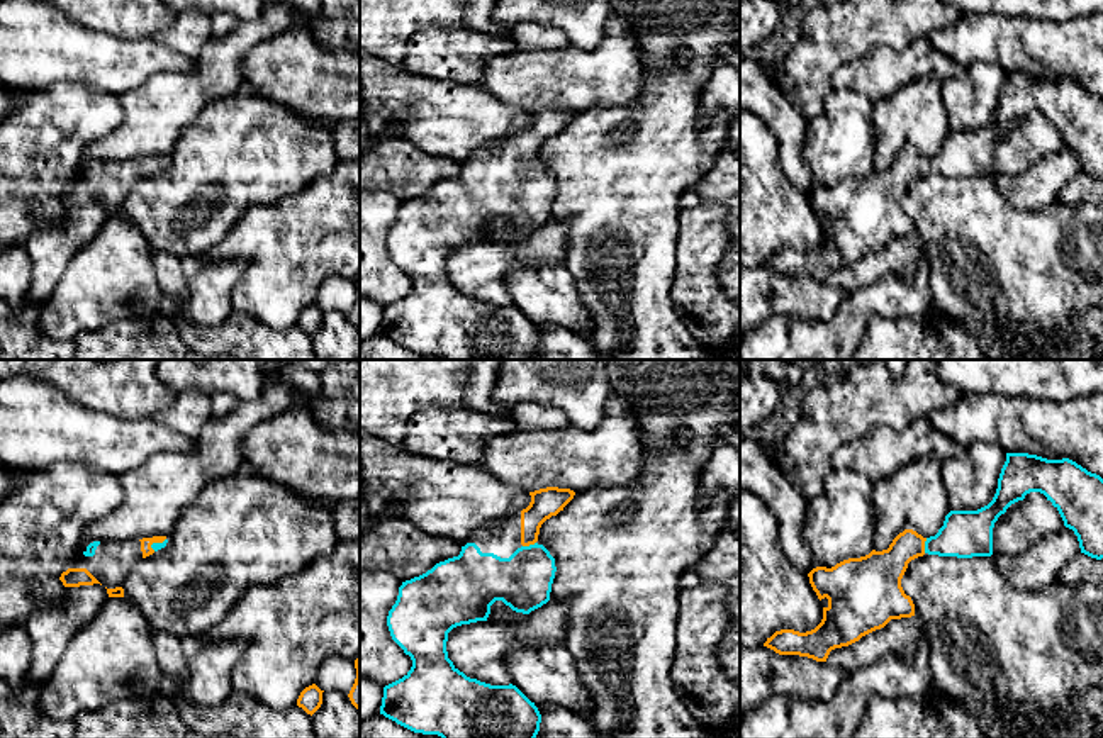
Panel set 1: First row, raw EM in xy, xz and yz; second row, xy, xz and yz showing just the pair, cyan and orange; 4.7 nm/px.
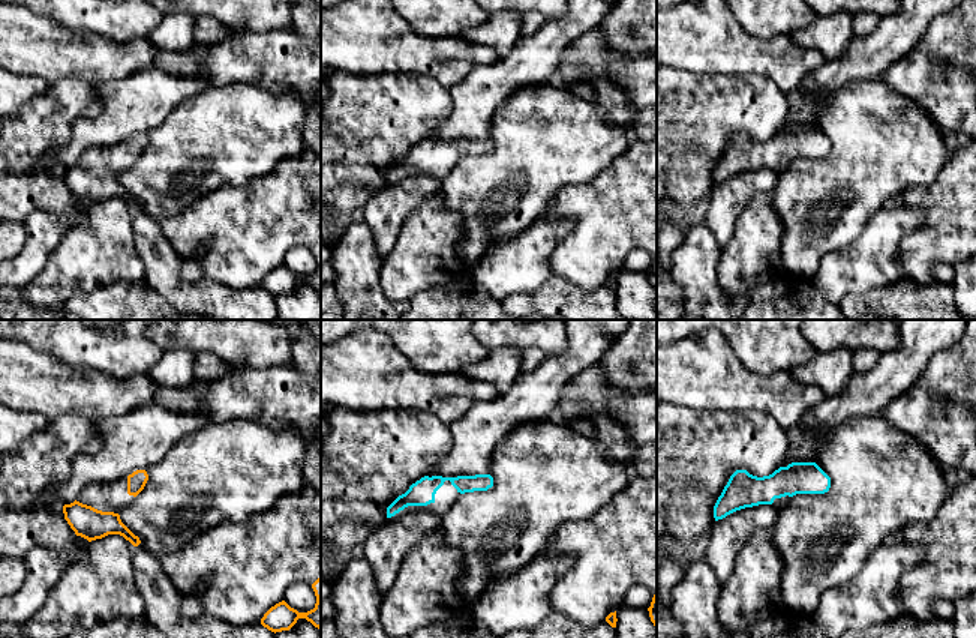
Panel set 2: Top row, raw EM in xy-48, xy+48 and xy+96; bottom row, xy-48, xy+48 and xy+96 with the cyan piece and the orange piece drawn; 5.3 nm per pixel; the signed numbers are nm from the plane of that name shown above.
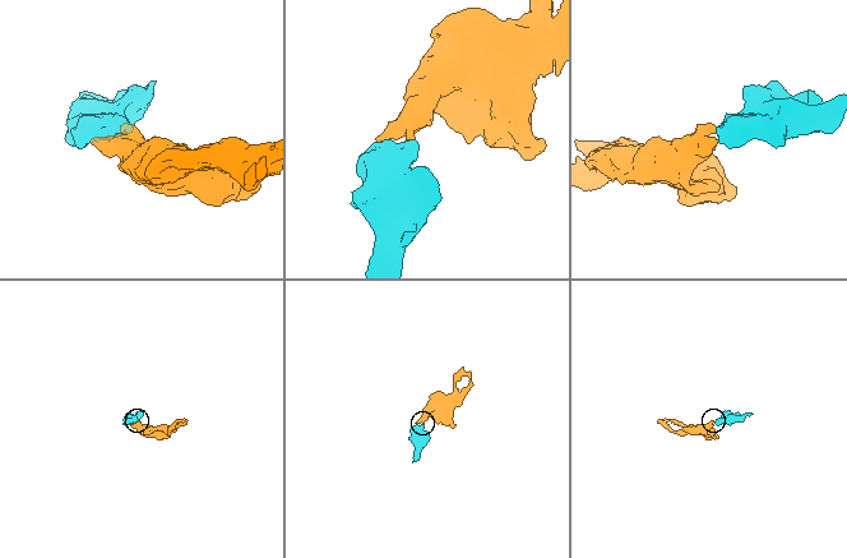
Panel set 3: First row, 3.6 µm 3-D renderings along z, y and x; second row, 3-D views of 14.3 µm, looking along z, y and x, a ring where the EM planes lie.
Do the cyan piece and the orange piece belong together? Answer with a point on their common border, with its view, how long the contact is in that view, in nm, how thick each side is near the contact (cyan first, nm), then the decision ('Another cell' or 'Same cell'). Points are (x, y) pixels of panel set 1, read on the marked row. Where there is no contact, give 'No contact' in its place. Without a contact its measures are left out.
Touches cyan at yz (925, 545). Shared border 70 nm. Thickness 220 nm (cyan) against 200 nm. Same cell

